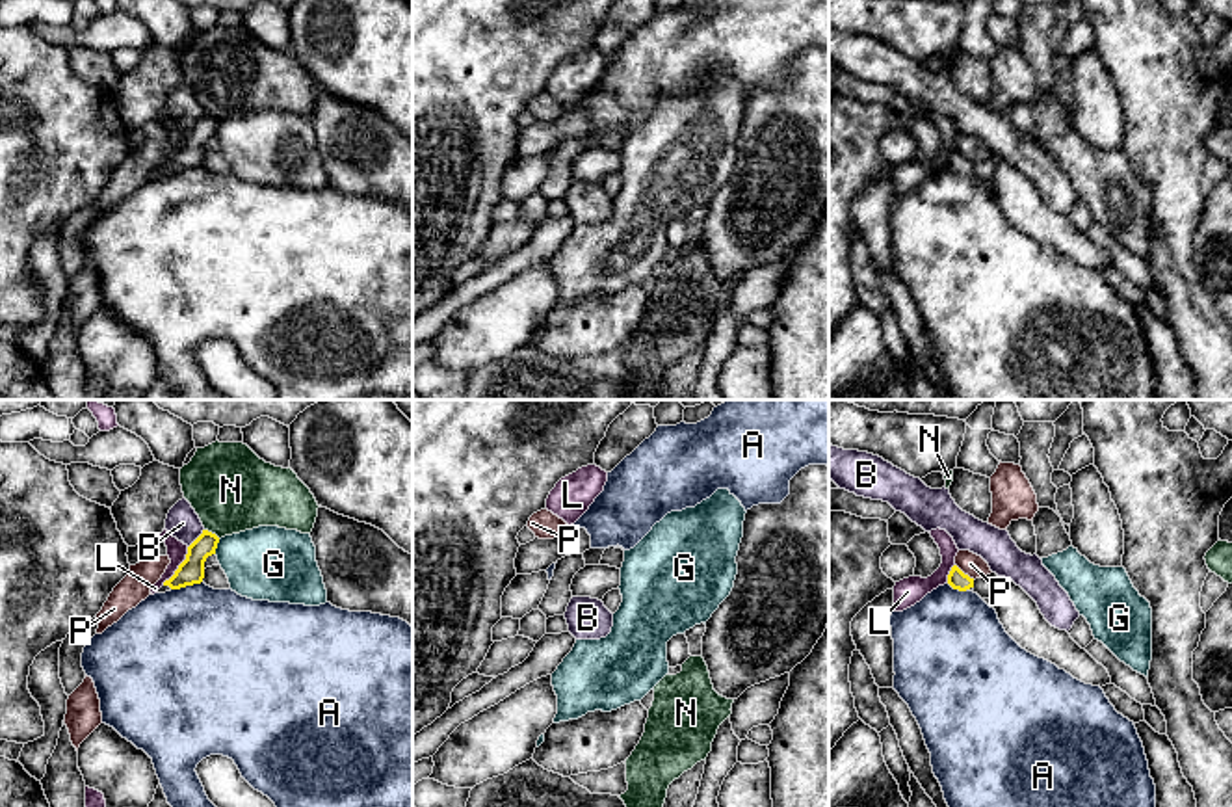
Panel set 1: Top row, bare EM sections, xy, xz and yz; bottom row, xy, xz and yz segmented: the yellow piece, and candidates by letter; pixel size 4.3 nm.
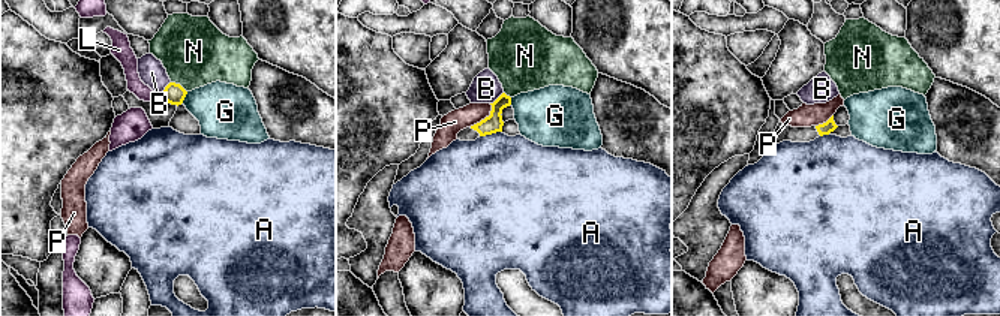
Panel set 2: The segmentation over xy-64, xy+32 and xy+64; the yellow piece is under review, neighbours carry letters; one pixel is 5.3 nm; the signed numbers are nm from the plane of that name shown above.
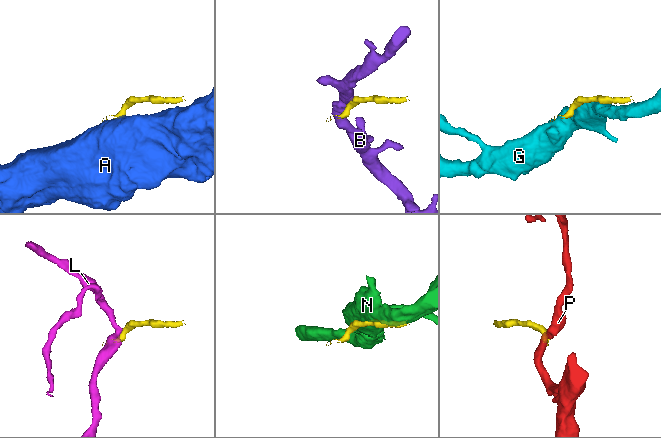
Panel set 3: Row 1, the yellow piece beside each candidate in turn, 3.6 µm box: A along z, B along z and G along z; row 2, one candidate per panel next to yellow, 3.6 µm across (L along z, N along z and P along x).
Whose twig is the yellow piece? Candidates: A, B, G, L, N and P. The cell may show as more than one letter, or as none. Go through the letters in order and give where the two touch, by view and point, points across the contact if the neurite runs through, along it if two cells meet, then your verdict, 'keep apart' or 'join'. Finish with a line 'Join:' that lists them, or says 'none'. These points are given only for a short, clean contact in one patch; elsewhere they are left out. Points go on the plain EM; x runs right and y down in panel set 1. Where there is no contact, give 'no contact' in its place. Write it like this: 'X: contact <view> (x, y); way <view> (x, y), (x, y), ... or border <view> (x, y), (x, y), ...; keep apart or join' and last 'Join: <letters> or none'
A: contact xy (186, 168); border xy (201, 164), (171, 173); keep apart
B: contact xy (197, 121); border xy (203, 112), (188, 131); keep apart
G: contact xy (216, 131); keep apart
L: contact xy (179, 149); border xy (188, 131), (186, 142), (162, 168); keep apart
N: contact xy (210, 116); keep apart
P: contact yz (963, 157); border yz (956, 147), (974, 162); keep apart
Join: none

